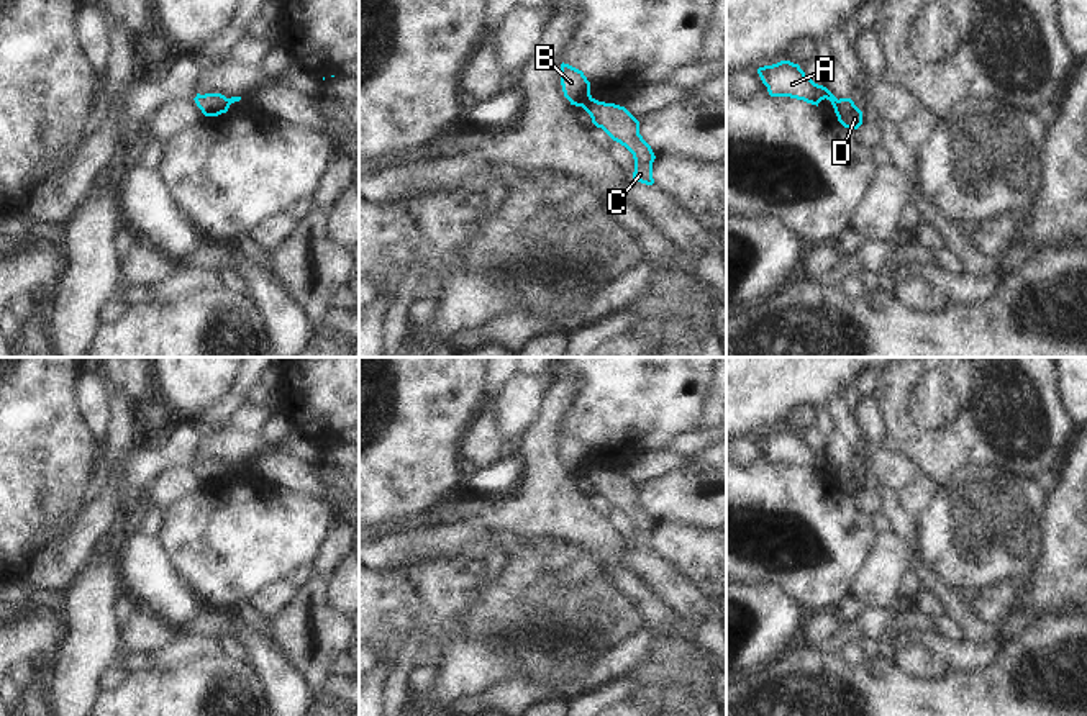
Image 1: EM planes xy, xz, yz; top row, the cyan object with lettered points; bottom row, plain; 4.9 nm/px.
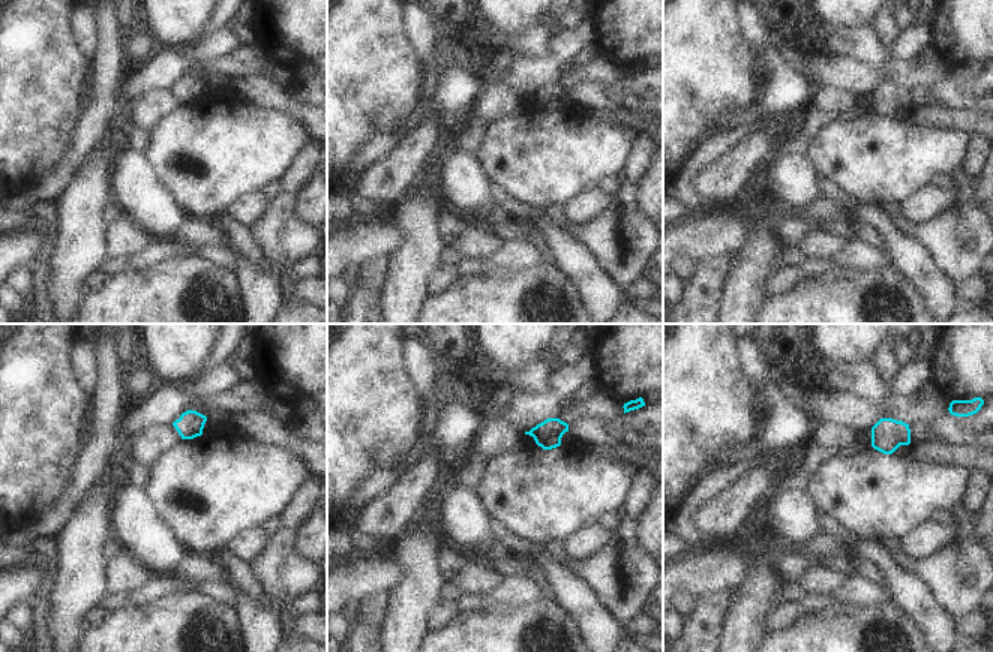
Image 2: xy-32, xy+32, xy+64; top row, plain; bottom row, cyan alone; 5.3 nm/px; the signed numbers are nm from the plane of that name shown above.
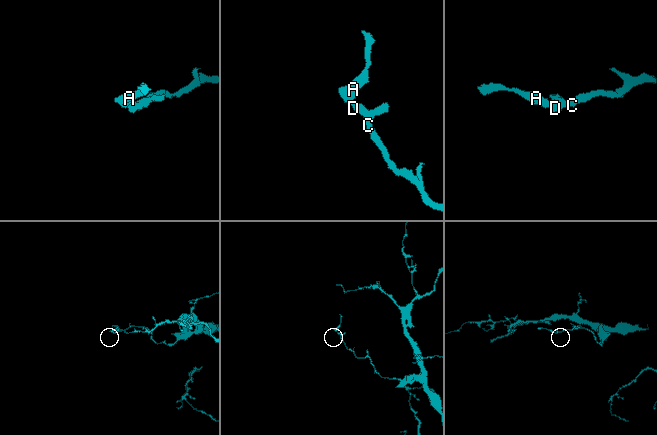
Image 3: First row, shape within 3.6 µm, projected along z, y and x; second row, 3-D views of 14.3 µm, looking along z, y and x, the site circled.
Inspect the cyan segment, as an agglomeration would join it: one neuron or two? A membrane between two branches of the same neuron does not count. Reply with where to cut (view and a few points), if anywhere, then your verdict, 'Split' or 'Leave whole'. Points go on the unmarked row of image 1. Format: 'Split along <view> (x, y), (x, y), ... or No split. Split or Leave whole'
Split along xz (592, 466), (582, 474). Split.

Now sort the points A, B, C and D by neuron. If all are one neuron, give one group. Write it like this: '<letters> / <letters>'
A B / C D

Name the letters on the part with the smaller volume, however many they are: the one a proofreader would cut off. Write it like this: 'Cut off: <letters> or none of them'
Cut off: A, B.

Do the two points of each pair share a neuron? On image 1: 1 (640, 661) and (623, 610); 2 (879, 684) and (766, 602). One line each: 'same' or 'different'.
1: different
2: different

